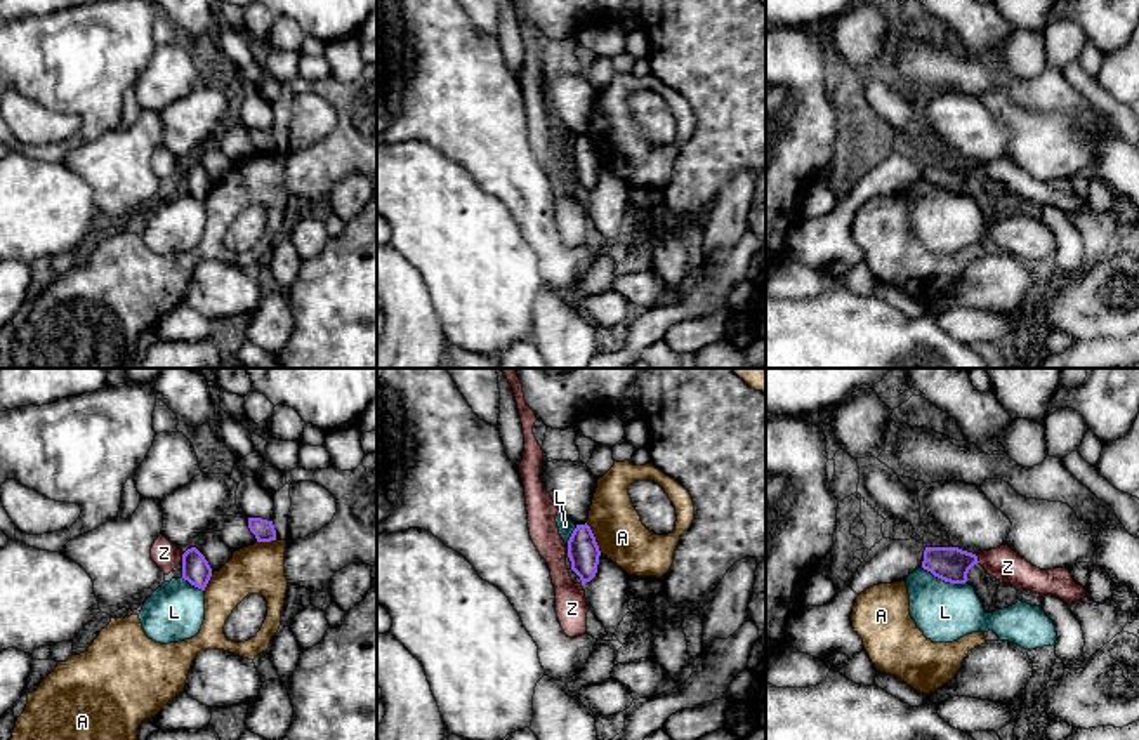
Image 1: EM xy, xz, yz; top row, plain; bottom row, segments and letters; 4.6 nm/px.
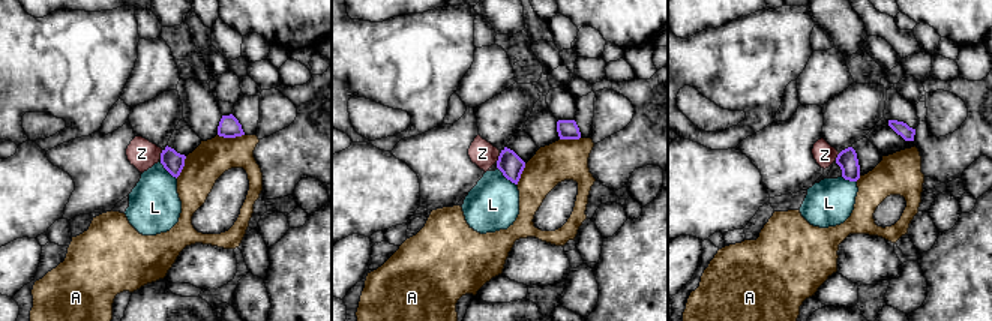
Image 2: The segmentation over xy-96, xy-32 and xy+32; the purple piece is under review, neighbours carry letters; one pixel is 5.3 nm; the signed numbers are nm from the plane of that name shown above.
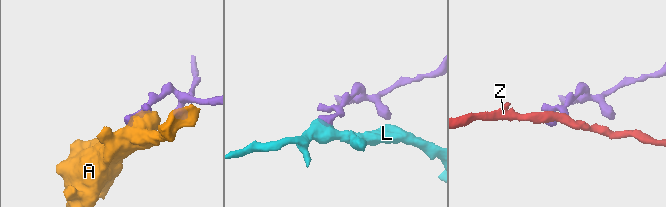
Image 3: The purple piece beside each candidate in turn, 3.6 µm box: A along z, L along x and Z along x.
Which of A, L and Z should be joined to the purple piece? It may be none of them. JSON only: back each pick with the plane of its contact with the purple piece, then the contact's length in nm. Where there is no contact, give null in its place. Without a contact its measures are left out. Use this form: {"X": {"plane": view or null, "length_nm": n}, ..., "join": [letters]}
{"join": []}

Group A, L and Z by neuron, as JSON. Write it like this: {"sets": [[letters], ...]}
{"sets": [["A"], ["L"], ["Z"]]}

